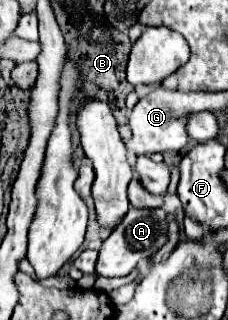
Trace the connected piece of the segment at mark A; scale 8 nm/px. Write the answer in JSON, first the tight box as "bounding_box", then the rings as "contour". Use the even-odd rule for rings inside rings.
{"bounding_box":[96,207,168,277],"contour":[[[130,207],[130,211],[120,221],[120,225],[116,225],[110,237],[102,243],[96,261],[96,273],[102,277],[124,277],[132,273],[140,259],[154,255],[166,243],[166,229],[168,229],[166,213],[162,209],[134,211],[134,207]]]}

